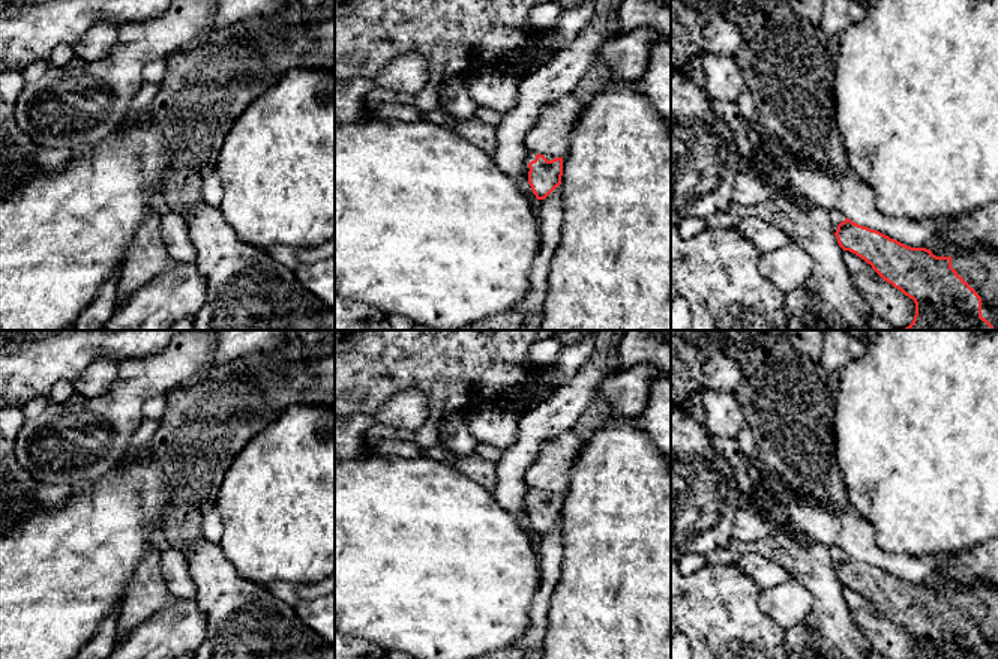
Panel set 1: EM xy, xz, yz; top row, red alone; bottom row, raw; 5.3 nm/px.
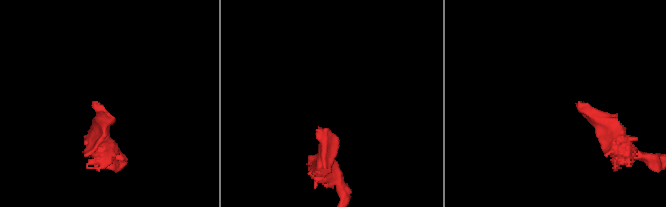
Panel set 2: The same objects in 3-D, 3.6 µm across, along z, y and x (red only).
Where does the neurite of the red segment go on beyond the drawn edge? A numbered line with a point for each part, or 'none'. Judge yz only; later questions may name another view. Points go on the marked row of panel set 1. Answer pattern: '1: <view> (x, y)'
1: yz (836, 216)
2: yz (979, 269)

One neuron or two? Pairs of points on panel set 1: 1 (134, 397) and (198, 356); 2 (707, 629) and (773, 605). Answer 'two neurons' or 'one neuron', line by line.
1: one neuron
2: two neurons

